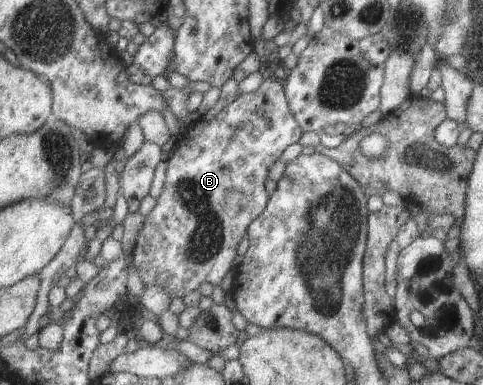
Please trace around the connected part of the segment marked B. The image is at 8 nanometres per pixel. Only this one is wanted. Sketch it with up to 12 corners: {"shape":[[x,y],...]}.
{"shape":[[266,79],[179,135],[133,252],[146,285],[221,286],[301,140]]}

